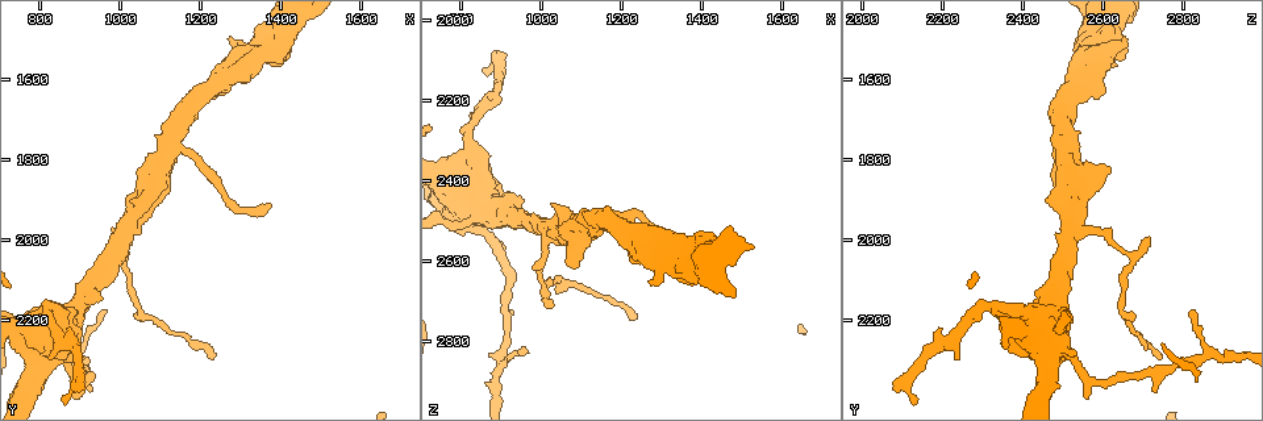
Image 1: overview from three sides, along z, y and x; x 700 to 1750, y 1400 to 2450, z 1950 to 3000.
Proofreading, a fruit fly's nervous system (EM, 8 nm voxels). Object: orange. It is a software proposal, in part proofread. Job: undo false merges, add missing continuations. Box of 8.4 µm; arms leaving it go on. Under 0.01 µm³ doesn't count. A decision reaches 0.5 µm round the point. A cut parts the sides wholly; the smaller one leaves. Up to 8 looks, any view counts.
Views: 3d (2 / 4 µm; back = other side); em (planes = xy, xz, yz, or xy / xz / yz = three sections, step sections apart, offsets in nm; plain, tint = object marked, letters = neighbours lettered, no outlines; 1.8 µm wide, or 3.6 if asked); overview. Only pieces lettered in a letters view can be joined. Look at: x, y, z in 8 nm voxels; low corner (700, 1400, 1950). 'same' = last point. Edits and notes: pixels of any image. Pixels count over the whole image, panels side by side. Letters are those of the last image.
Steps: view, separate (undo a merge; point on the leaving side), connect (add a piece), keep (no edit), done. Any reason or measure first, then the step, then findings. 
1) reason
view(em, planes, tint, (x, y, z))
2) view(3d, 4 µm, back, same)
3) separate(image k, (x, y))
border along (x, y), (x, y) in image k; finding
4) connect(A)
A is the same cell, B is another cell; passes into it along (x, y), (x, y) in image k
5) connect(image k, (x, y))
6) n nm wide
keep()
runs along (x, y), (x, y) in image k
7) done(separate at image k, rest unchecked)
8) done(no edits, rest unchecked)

free end
view(em, planes, letters, (825, 2300, 2240))

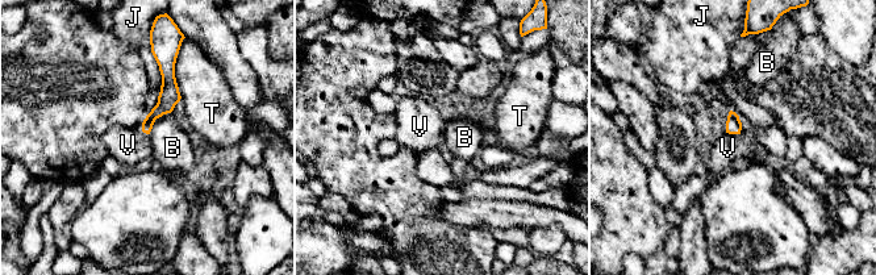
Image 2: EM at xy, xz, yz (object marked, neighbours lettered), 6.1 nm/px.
T touches over 280 nm
keep()
B, J, T and V are other cells; border along (726, 132), (739, 134) in image 2; no lettered piece goes on from it

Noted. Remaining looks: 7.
sharp bend
view(3d, 4 µm, (820, 2260, 2480))

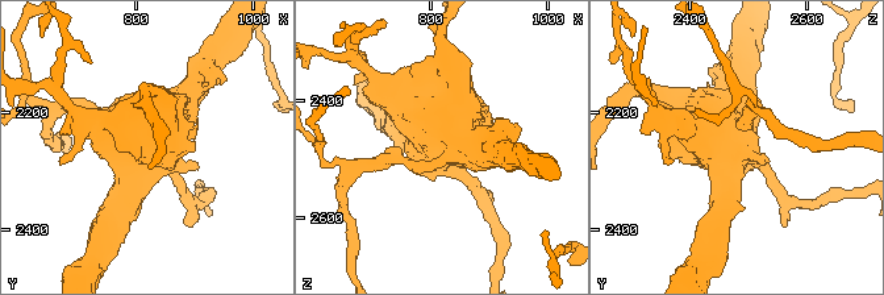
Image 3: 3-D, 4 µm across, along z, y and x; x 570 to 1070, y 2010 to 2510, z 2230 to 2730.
view(em, xz, step 8, letters, (825, 2260, 2480))

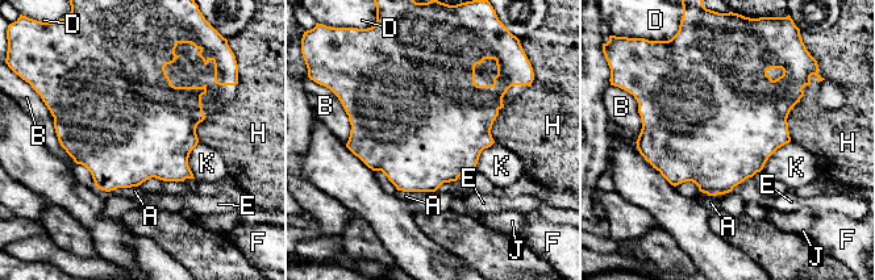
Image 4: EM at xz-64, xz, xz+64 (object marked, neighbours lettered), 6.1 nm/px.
another direction
view(em, planes, letters, same)

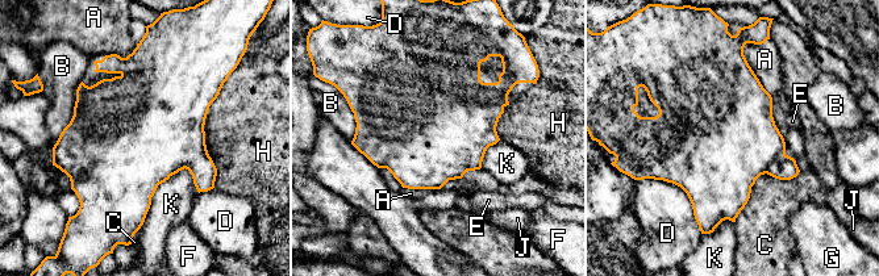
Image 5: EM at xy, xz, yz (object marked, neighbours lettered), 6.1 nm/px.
keep()
A, B, C, D, E, F, G, H, J and K are other cells; border along (187, 168), (158, 185), (138, 229) in image 5; all the same neuron

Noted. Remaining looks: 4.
thick turns thin
view(3d, 2 µm, (1190, 1795, 2485))

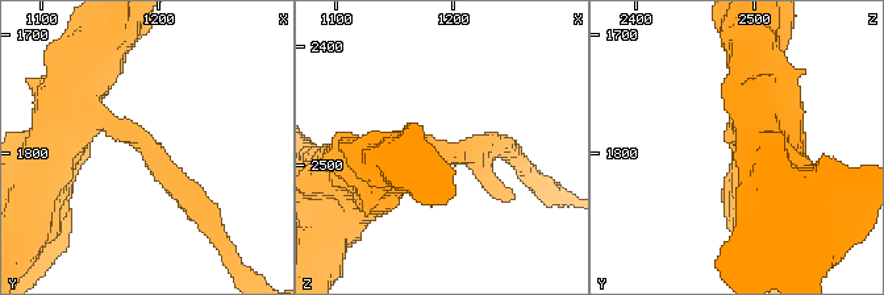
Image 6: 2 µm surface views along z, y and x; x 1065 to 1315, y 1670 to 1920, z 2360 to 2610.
view(em, yz, step 8, tint, (1190, 1790, 2484))

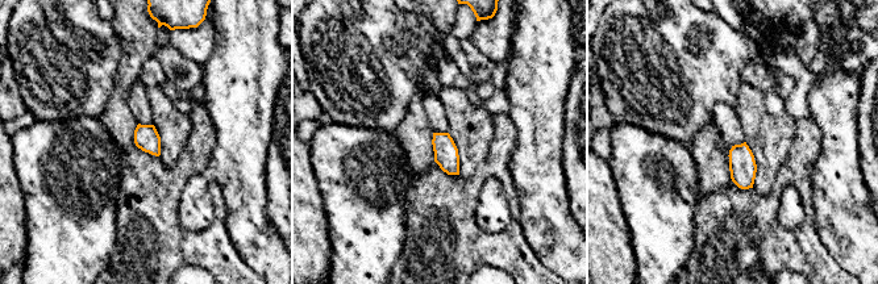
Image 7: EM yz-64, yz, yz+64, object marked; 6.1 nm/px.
view(em, yz, step 8, letters, same)

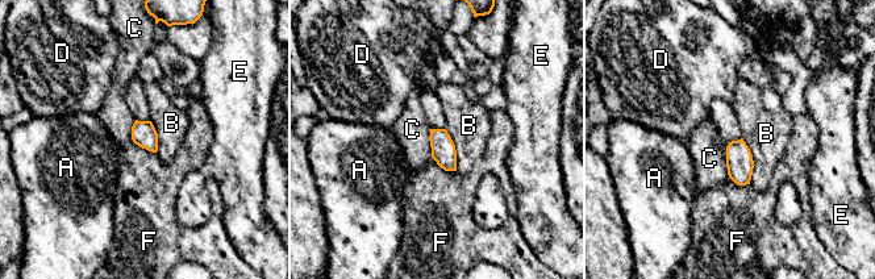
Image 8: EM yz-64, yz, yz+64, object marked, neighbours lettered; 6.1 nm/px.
B touches over 300 nm
keep()
A, B, C, D, E and F are other cells; continuous, no second neuron

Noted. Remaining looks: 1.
done(no edits, rest unchecked)

